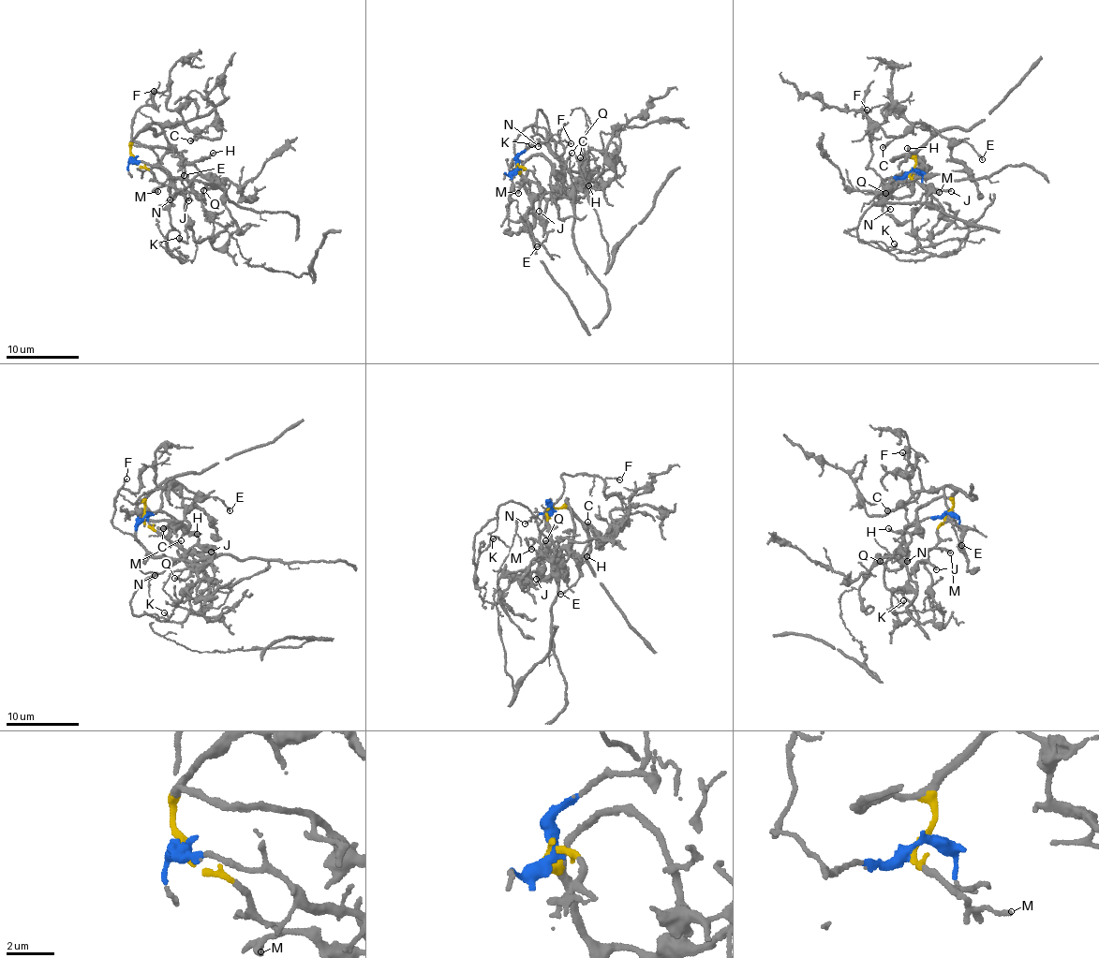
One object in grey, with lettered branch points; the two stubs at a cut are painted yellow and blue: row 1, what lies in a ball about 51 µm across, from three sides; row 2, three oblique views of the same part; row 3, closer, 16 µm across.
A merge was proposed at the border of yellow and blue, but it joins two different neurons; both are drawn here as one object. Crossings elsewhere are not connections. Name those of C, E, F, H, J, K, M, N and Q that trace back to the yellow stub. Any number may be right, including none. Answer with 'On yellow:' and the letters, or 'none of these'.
On yellow: C, E, H, J, M

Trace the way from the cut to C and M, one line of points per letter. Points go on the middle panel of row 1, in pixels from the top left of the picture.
C: (517, 165), (515, 173), (525, 189), (534, 196), (549, 199), (566, 198), (584, 187), (587, 176), (579, 156)
M: (517, 165), (526, 171), (528, 180), (517, 194)

